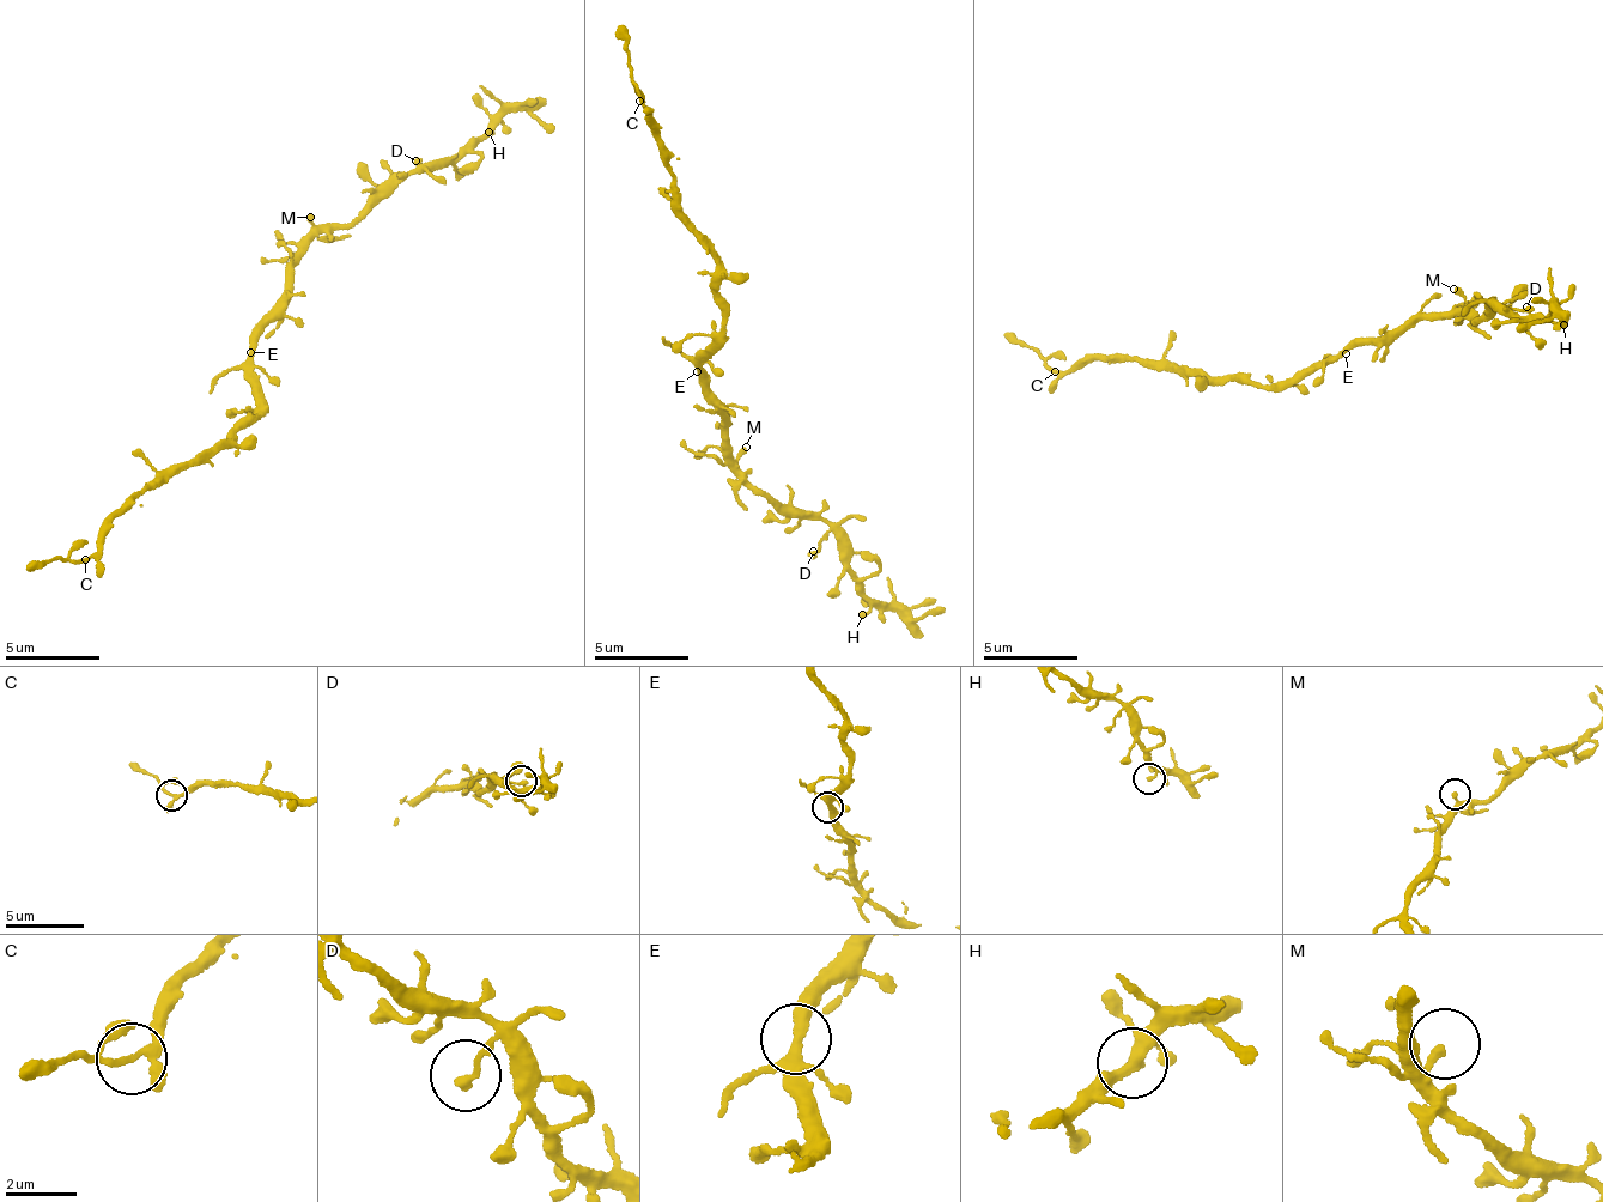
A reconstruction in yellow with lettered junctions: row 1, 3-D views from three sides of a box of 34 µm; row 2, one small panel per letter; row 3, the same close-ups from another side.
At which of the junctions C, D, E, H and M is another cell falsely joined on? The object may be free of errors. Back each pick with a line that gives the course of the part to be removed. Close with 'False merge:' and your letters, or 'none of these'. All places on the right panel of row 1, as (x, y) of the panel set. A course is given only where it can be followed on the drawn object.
False merge: none of these

